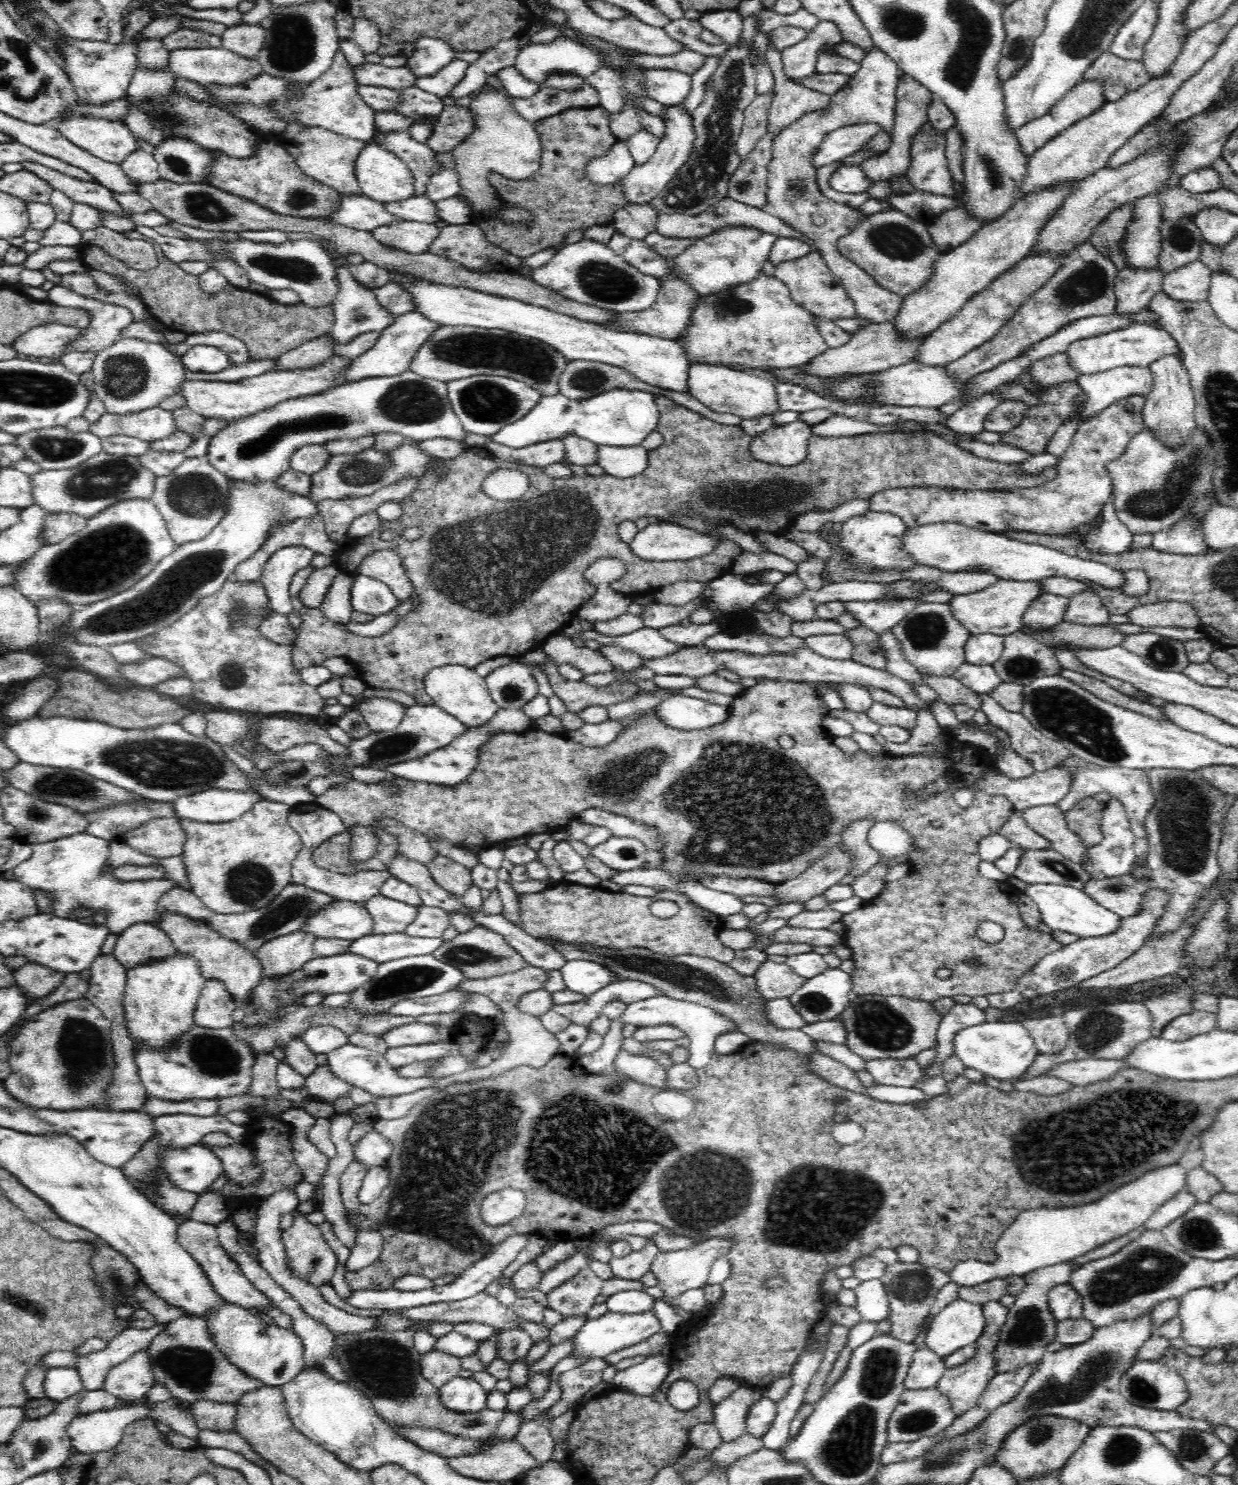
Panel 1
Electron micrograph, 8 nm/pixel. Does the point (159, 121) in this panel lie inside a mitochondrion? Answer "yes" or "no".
yes

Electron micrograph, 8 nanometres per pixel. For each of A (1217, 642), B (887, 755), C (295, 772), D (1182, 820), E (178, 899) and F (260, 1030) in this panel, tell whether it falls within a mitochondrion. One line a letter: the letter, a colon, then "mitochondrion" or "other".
A: other
B: other
C: mitochondrion
D: mitochondrion
E: other
F: mitochondrion

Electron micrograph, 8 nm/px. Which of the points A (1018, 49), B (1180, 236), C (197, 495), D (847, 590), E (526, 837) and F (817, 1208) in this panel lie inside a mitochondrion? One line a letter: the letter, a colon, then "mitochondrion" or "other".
A: mitochondrion
B: mitochondrion
C: mitochondrion
D: other
E: other
F: mitochondrion

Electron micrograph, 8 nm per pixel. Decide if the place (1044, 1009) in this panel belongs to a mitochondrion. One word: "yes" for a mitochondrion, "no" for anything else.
no

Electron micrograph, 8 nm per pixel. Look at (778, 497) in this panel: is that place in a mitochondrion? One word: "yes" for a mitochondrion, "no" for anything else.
yes

